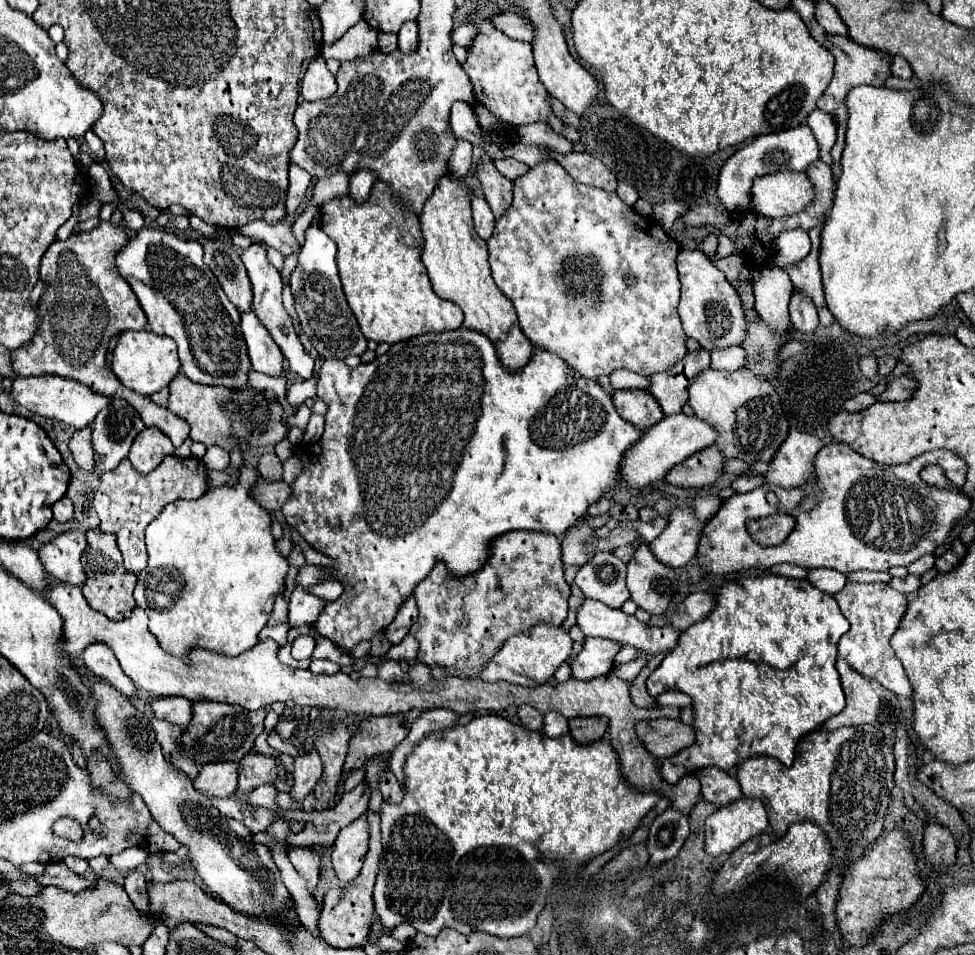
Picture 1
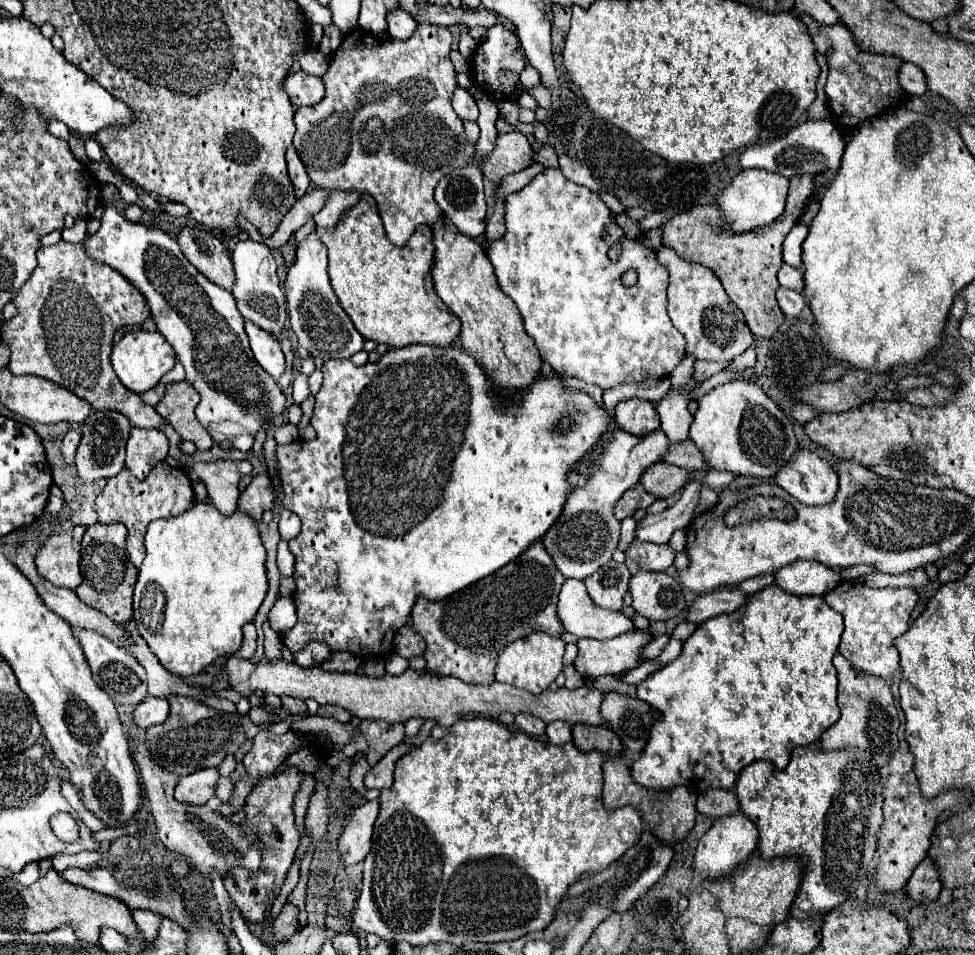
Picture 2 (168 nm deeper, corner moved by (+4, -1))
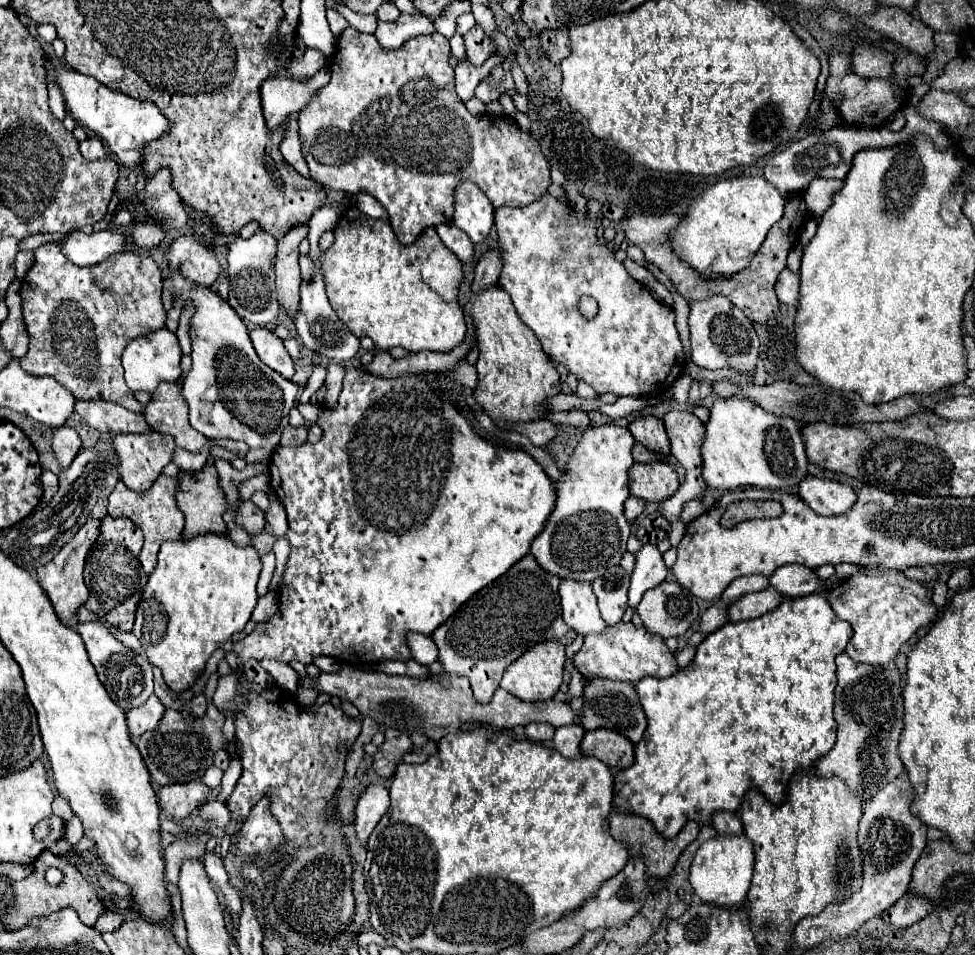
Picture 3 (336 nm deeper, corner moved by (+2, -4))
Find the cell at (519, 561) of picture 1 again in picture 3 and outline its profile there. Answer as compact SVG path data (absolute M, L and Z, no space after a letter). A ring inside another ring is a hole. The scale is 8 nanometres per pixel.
M530 555L522 557L502 577L468 599L432 633L440 651L438 661L442 661L444 671L468 677L474 697L480 703L488 703L504 669L530 647L544 641L558 641L562 645L572 643L576 639L576 631L568 629L562 619L558 585L560 577L540 569Z

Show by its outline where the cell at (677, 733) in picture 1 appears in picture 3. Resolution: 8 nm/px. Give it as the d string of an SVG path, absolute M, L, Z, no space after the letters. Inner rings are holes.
M596 677L590 679L584 685L584 693L582 693L584 705L582 705L582 713L580 713L580 723L584 725L586 731L592 729L612 729L620 735L626 735L632 743L638 743L640 737L646 731L646 715L644 709L640 705L638 693L634 683L626 683L626 681L612 681L608 677Z

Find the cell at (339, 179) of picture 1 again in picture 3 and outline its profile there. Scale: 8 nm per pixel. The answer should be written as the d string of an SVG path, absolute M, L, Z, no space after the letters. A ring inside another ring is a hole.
M300 225L290 229L278 241L278 255L276 255L276 297L280 307L288 313L290 319L298 313L300 303L300 265L298 265L298 243L306 237L308 225Z

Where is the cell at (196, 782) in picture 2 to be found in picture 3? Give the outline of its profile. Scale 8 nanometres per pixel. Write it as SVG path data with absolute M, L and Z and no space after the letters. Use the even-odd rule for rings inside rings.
M202 781L182 783L182 785L176 783L176 785L160 787L158 799L160 799L160 807L166 813L166 817L184 819L208 799L208 793L210 789Z

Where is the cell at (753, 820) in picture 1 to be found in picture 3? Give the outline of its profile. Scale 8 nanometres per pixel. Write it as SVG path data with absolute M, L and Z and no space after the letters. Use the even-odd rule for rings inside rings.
M746 835L740 837L714 837L708 839L694 855L692 867L690 867L690 885L694 893L702 899L702 903L714 903L718 907L744 907L746 903L746 893L750 889L750 879L752 879L752 869L754 869L754 847Z

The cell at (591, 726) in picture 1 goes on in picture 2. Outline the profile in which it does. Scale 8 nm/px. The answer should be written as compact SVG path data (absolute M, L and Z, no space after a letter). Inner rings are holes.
M576 724L572 728L572 742L582 752L600 750L600 752L608 752L608 756L616 756L618 752L622 752L620 738L606 726Z

